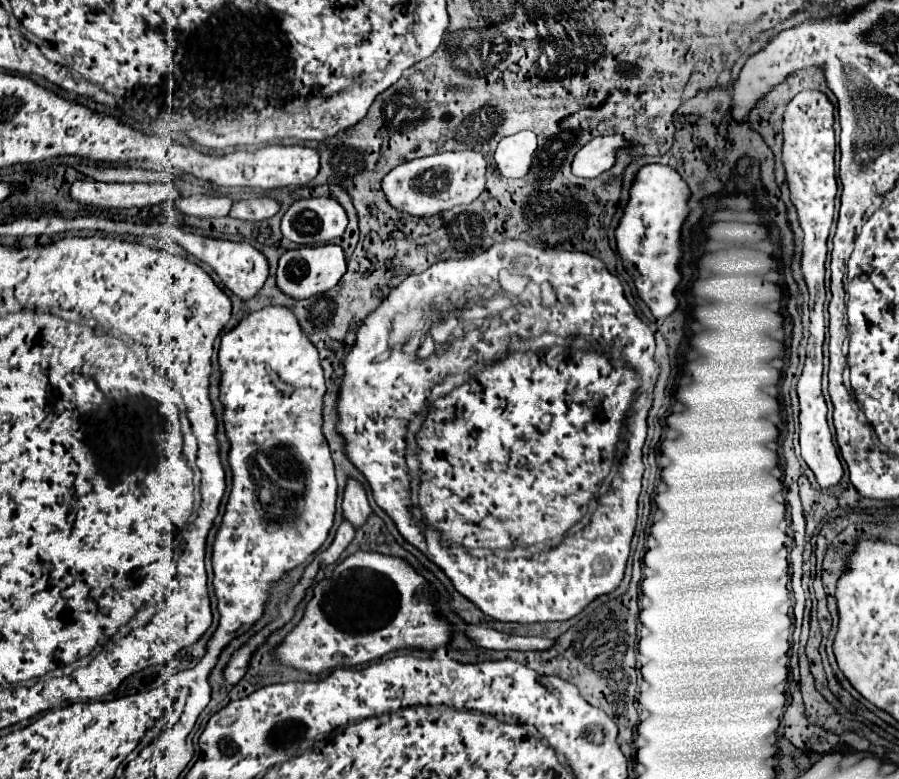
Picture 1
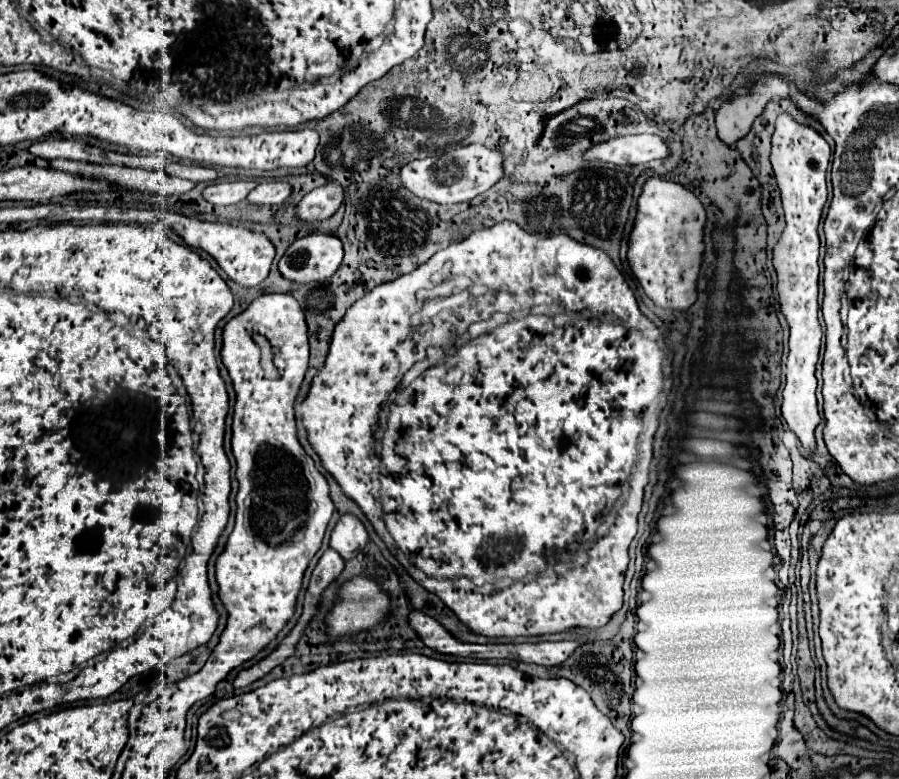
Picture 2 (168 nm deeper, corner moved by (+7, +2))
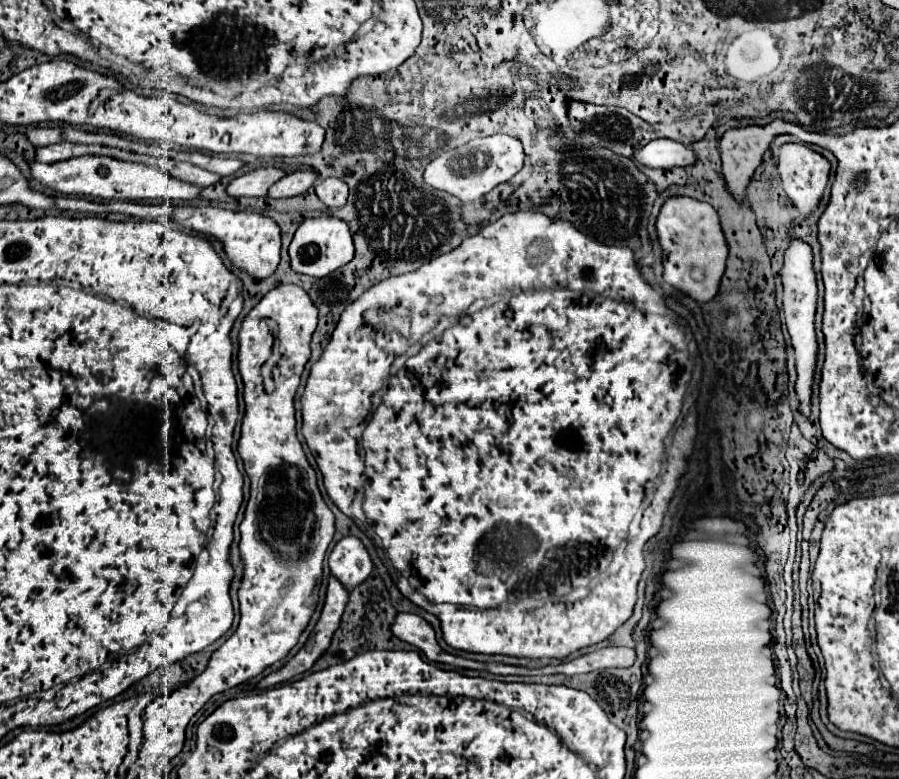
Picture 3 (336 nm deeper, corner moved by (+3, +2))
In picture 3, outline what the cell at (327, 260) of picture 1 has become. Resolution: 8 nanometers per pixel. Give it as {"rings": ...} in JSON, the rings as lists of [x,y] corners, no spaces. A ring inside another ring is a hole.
{"rings":[[[319,216],[319,218],[307,218],[297,228],[291,244],[289,244],[289,256],[291,256],[291,268],[299,274],[323,278],[337,268],[349,264],[353,260],[355,248],[353,238],[349,232],[347,222],[335,218],[335,216]]]}

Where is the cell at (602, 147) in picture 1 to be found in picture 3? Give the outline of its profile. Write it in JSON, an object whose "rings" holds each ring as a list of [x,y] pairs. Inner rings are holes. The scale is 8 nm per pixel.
{"rings":[[[653,140],[641,150],[635,150],[635,160],[651,168],[673,168],[673,166],[695,166],[697,156],[691,146],[675,140]]]}

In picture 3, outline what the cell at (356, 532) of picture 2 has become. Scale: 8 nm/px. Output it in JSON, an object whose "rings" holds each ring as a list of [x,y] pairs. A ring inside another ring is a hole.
{"rings":[[[345,536],[333,548],[329,556],[329,568],[331,568],[331,574],[343,584],[343,588],[351,592],[369,578],[373,564],[369,560],[365,546],[357,538]]]}

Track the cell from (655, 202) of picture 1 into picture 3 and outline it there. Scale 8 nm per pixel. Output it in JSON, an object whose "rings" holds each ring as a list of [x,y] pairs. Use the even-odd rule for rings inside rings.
{"rings":[[[687,196],[669,198],[657,218],[657,232],[661,248],[665,252],[663,278],[667,284],[687,292],[699,302],[709,302],[719,292],[721,278],[725,274],[725,262],[729,246],[719,224],[719,216],[713,206]]]}

